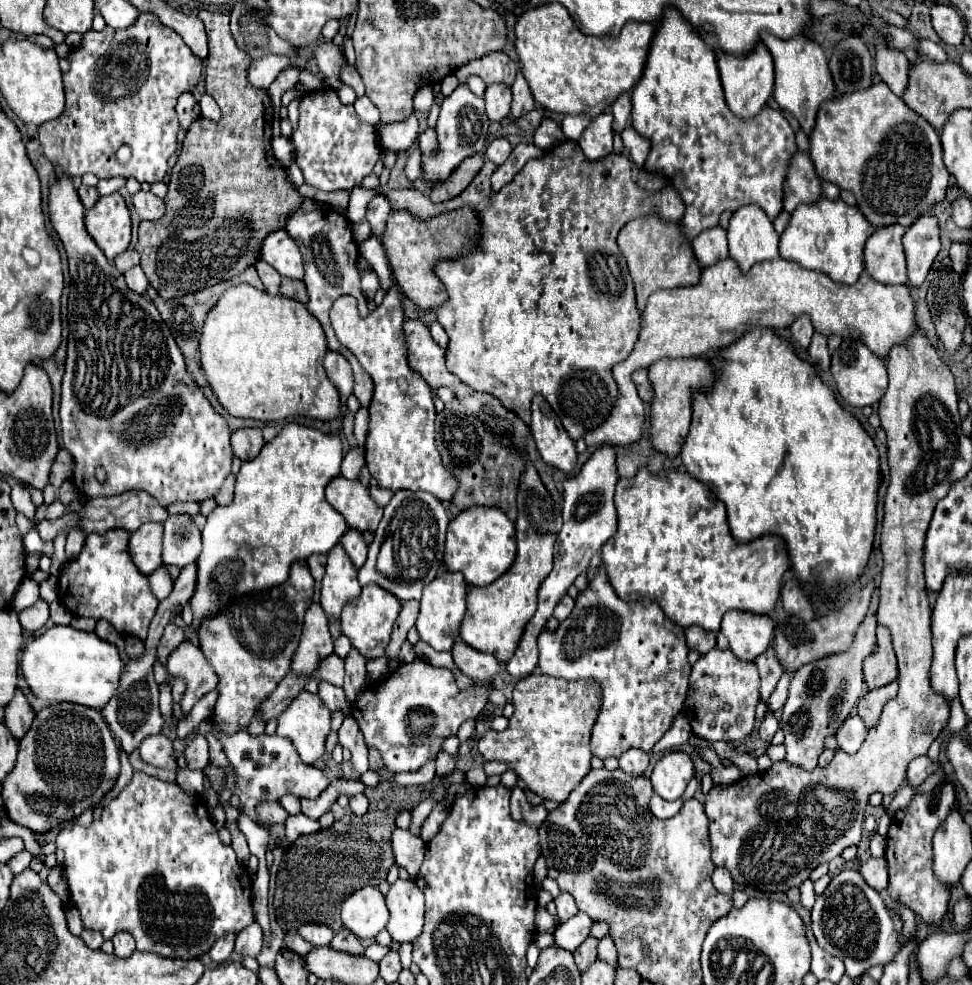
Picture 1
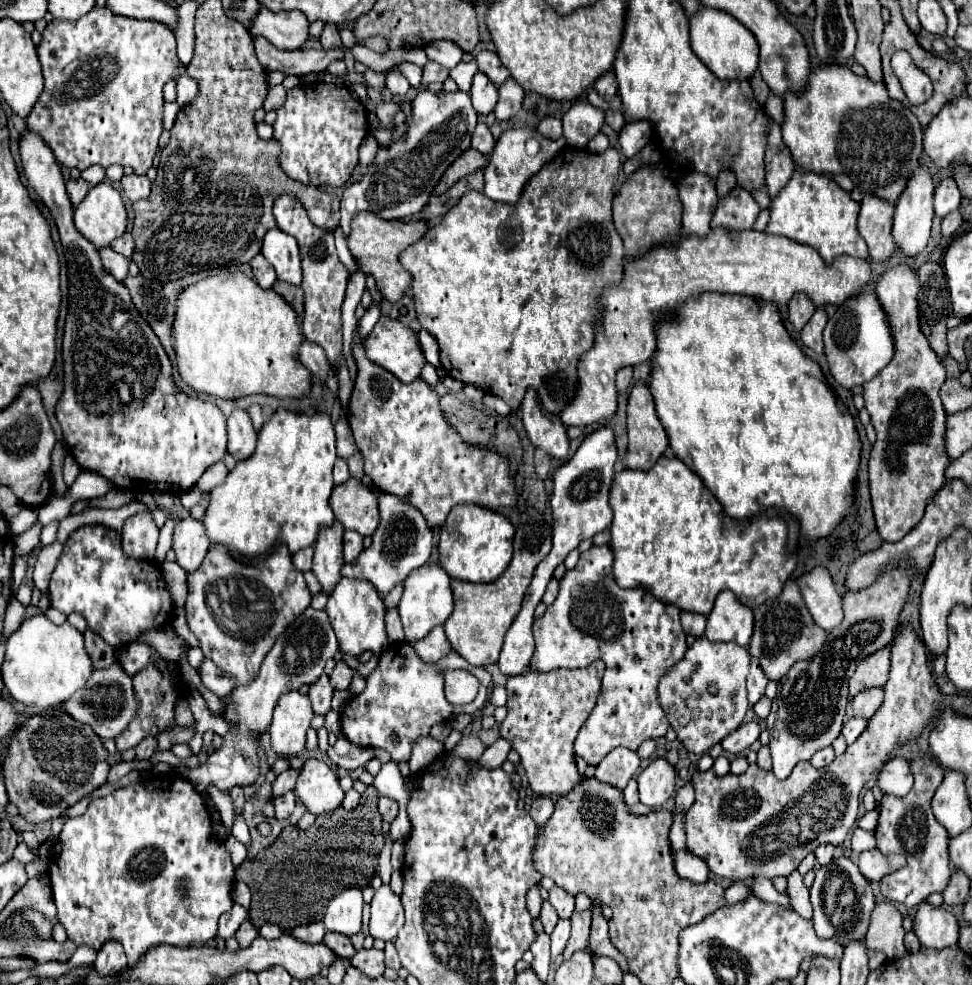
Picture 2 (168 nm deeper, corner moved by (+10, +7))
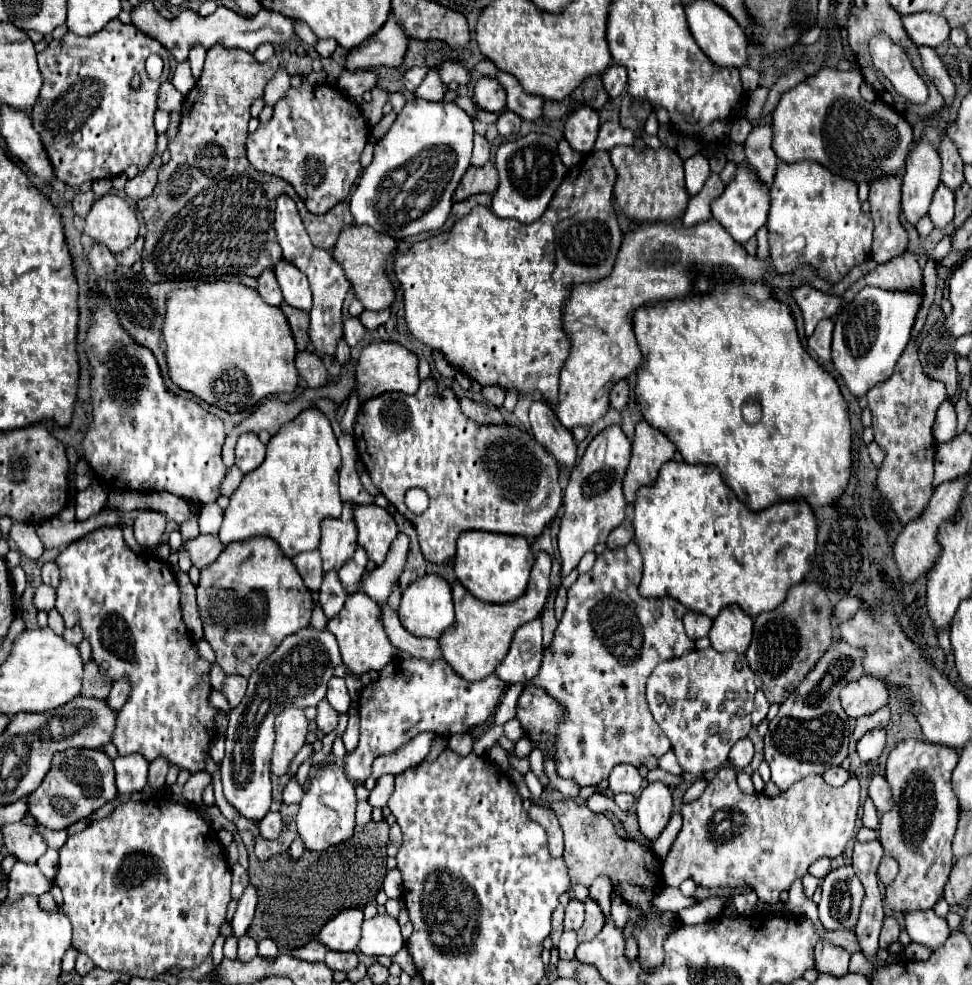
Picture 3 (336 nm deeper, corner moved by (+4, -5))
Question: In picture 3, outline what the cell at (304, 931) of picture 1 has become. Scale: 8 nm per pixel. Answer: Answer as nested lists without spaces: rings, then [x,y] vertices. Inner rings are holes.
[[[315,940],[315,942],[307,942],[307,946],[301,946],[299,950],[293,952],[293,956],[297,960],[305,960],[305,962],[323,962],[323,956],[325,956],[327,948]]]

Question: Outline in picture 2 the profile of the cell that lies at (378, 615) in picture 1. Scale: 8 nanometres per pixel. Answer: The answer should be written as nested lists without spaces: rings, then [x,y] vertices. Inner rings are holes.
[[[341,578],[335,590],[329,594],[329,602],[325,612],[329,614],[331,626],[337,634],[339,646],[349,656],[359,656],[365,650],[371,650],[373,654],[381,654],[385,650],[387,634],[385,634],[385,606],[383,598],[377,594],[377,588],[371,582],[365,580],[349,580]]]

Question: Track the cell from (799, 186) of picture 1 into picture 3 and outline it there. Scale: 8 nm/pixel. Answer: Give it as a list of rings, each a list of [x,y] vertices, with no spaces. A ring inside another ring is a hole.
[[[763,124],[751,130],[751,134],[747,136],[745,156],[747,156],[747,162],[757,170],[759,178],[765,184],[771,184],[779,158],[775,156],[771,148],[771,126],[769,124]]]

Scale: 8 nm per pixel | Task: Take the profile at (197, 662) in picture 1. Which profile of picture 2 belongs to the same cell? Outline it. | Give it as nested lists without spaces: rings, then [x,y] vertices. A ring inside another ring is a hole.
[[[203,660],[201,666],[197,668],[199,676],[201,676],[201,682],[205,688],[209,688],[213,694],[217,694],[219,698],[225,698],[231,690],[233,690],[233,682],[229,678],[225,678],[221,674],[221,670],[211,662],[211,660]]]

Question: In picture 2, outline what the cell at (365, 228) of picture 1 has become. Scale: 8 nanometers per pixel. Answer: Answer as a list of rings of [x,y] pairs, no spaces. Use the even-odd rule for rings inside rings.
[[[457,90],[453,94],[439,92],[431,96],[431,92],[419,92],[413,100],[413,122],[407,130],[407,140],[397,140],[389,150],[379,150],[375,162],[369,166],[367,174],[361,182],[345,188],[341,198],[341,230],[349,236],[351,220],[355,214],[369,210],[385,220],[407,218],[419,212],[443,172],[451,166],[451,162],[461,156],[467,148],[471,148],[473,130],[477,126],[477,112],[471,106],[471,96]],[[413,154],[417,154],[419,164],[413,164]]]

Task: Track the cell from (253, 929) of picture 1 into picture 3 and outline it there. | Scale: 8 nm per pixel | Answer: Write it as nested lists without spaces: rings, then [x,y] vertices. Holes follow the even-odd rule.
[[[245,934],[243,938],[239,938],[239,954],[237,954],[237,960],[249,962],[255,956],[257,956],[257,942],[251,936]]]

